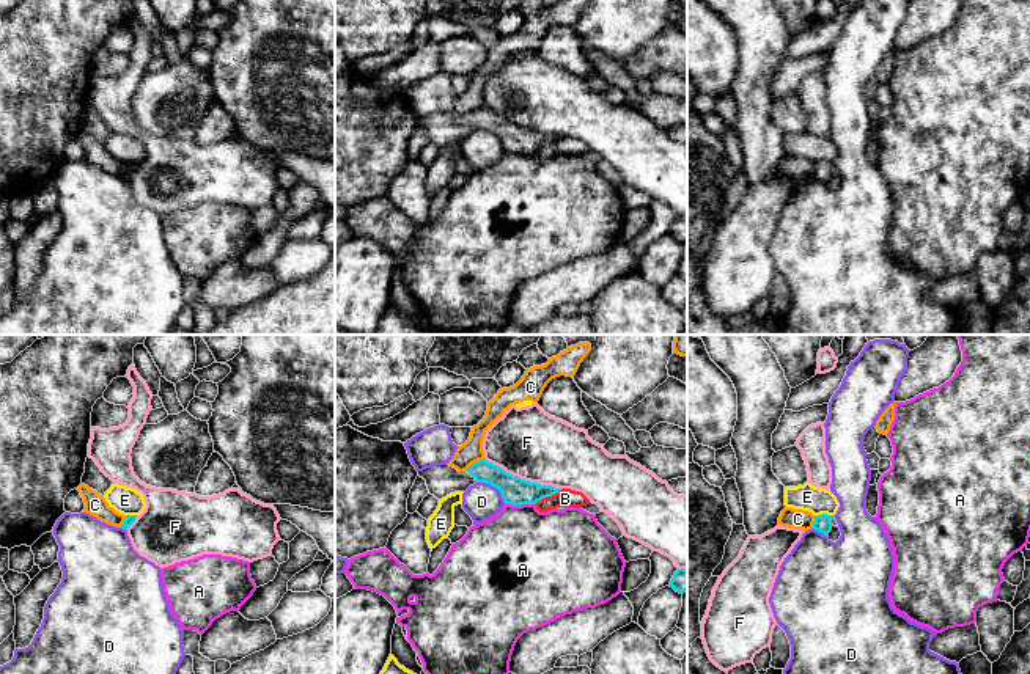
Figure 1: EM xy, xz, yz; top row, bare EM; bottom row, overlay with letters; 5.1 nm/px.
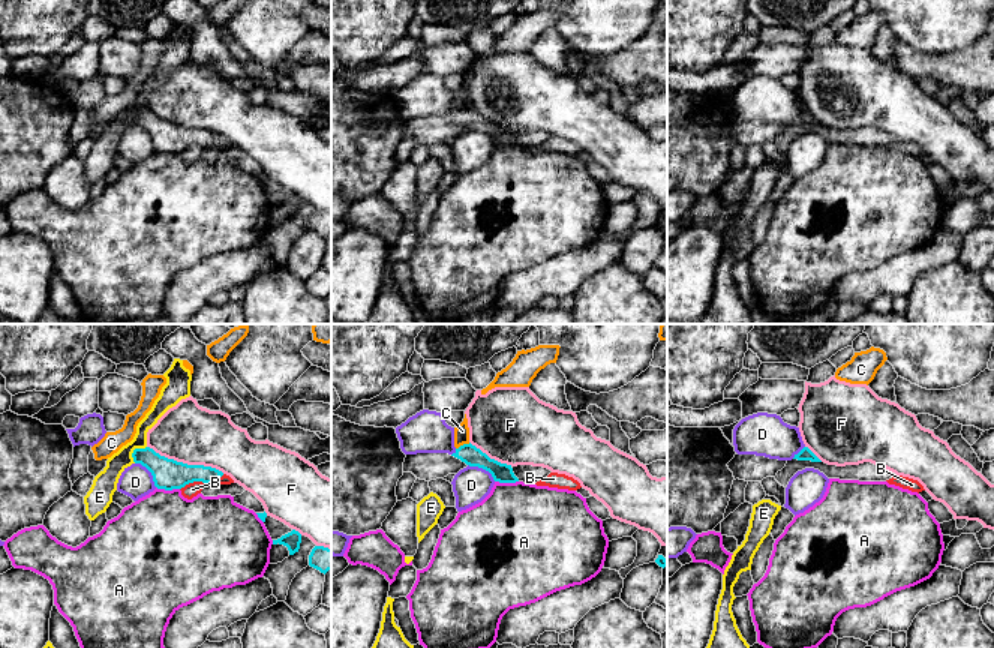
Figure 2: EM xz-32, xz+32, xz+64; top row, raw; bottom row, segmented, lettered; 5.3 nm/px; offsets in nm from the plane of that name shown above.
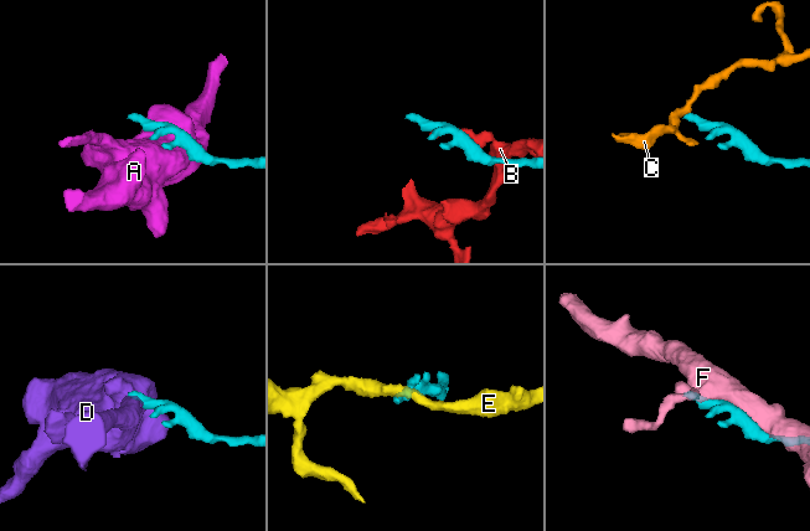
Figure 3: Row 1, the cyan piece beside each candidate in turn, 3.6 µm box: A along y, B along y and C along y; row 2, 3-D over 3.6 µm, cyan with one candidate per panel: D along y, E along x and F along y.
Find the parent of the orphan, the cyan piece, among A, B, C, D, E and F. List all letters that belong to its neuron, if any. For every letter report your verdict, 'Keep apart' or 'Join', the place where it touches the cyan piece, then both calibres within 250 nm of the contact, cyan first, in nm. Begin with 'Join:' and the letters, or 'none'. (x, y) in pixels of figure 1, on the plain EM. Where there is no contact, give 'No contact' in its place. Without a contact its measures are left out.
Join: none
A: Keep apart. Touches cyan at xz (519, 153). Thickness 140 nm (cyan) against 480 nm
B: Keep apart. Touches cyan at xz (548, 143). Thickness 140 nm (cyan) against 100 nm
C: Keep apart. Touches cyan at xz (475, 110). Thickness 140 nm (cyan) against 120 nm
D: Keep apart. Touches cyan at xz (494, 134). Thickness 140 nm (cyan) against 190 nm
E: Keep apart. Touches cyan at yz (824, 162). Thickness 90 nm (cyan) against 140 nm
F: Keep apart. Touches cyan at xz (519, 126). Thickness 140 nm (cyan) against 360 nm

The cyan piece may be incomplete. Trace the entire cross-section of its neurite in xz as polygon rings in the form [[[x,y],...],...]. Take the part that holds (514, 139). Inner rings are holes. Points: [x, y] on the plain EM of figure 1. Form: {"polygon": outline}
{"polygon": [[[486,107],[472,112],[465,119],[458,119],[450,113],[434,113],[418,119],[418,124],[426,129],[429,141],[437,148],[454,140],[465,140],[475,130],[498,137],[505,152],[513,154],[536,152],[561,138],[513,124]]]}

